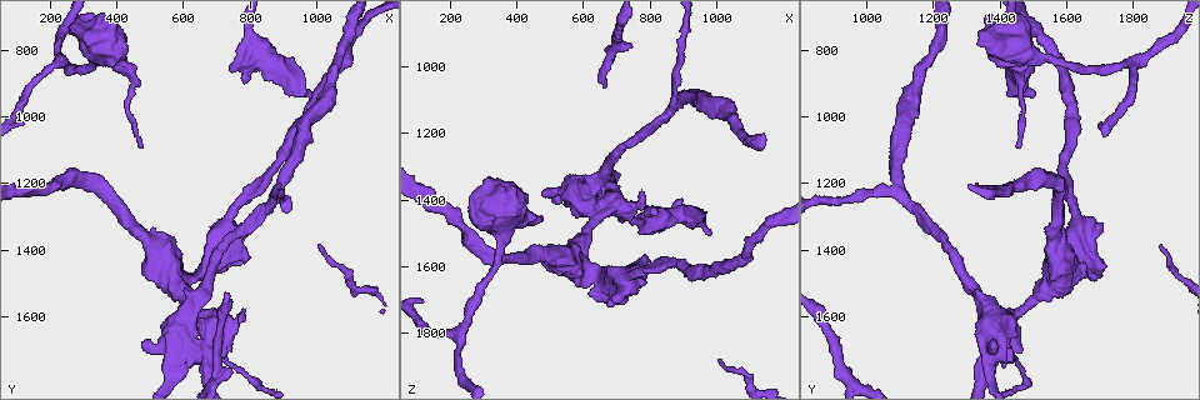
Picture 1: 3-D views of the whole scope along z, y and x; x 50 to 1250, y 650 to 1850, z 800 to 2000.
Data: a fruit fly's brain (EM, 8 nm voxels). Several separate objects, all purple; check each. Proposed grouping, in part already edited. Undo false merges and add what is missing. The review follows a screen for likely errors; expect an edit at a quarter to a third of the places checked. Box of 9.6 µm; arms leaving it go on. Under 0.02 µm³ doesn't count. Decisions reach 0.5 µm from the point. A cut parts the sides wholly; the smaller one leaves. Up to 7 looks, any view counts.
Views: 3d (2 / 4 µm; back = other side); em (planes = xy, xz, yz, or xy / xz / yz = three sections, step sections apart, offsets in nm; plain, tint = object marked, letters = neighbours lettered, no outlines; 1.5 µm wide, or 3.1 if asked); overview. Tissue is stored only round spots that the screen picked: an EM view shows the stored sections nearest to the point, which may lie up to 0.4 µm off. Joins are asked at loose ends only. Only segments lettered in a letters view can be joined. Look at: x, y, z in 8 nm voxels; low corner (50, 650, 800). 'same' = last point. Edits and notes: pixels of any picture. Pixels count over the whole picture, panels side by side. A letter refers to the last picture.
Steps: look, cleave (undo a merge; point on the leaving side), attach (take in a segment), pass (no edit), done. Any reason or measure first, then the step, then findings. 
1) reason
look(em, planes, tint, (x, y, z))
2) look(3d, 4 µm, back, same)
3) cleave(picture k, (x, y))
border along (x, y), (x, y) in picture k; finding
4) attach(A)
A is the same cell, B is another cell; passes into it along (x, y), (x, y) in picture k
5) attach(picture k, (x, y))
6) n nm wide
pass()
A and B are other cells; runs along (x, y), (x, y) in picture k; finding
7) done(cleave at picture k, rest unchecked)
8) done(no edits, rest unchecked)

look(3d, 4 µm, back, (230, 850, 1790))

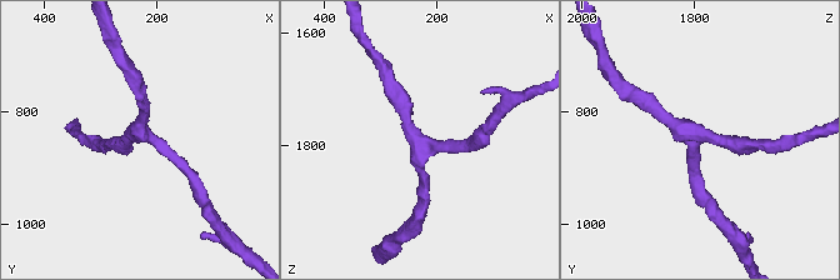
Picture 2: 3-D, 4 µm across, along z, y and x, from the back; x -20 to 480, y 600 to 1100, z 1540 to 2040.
look(em, planes, tint, (225, 835, 1800))

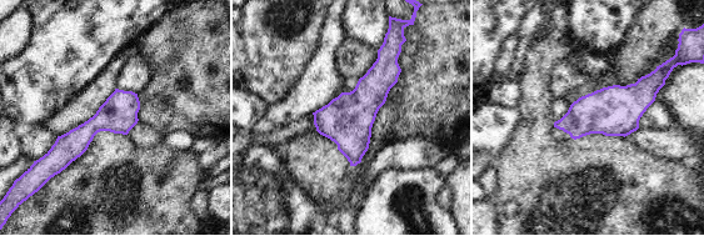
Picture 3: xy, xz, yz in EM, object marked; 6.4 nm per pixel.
look(em, planes, letters, same)

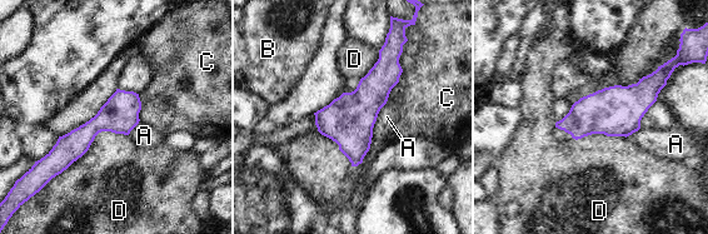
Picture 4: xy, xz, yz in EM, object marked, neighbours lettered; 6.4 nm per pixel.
A touches over 550 nm
pass()
A, B, C and D are other cells; one neuron here

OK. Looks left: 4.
free end
look(em, planes, letters, (680, 1450, 1720))

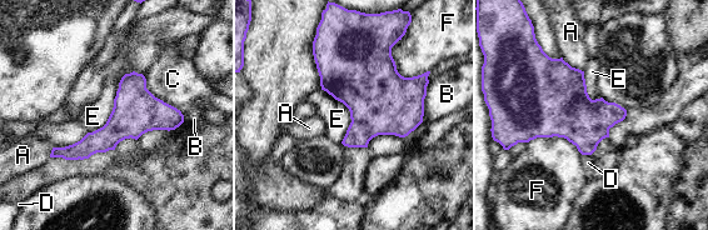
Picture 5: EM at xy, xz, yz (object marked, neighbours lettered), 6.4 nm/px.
180 nm wide
pass()
A, B, C, D, E and F are other cells; border along (123, 76), (108, 120), (88, 133) in picture 5; no lettered segment goes on from it

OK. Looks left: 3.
free end
look(em, planes, letters, (990, 950, 1490))

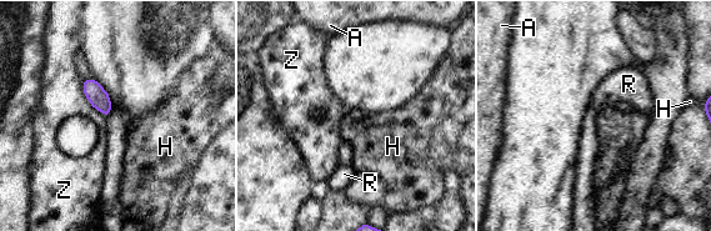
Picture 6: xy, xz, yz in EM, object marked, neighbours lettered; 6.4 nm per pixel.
pass()
A, H, R and Z are other cells; border along (83, 83), (88, 101), (105, 115) in picture 6; none of them fits

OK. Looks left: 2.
done(no edits, rest unchecked)

